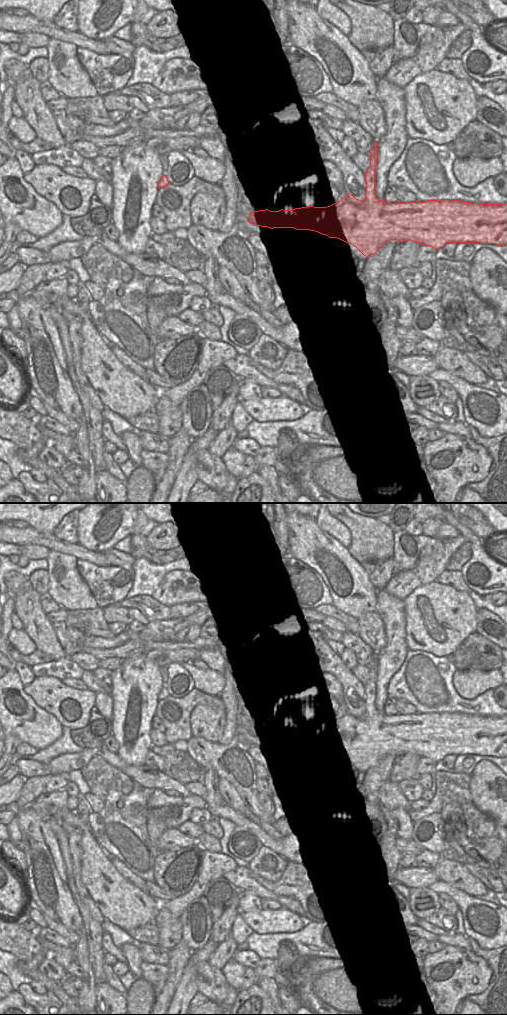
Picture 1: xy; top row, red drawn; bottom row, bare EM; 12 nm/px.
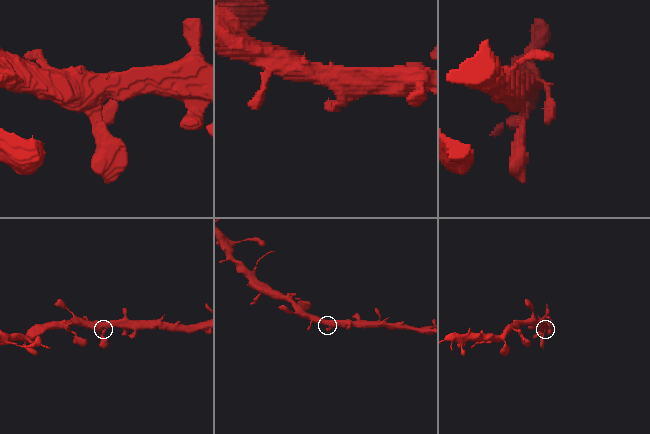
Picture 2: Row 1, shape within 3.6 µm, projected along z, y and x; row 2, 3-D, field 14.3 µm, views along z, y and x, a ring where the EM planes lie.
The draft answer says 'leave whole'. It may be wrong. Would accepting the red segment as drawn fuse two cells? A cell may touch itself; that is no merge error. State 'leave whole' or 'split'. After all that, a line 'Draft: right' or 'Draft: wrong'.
leave whole
Draft: right

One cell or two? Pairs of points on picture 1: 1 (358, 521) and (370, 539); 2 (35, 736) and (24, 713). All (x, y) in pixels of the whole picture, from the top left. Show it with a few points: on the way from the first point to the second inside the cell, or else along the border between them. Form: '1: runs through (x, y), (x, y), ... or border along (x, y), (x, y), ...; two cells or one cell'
1: runs through (359, 525), (368, 535); one cell
2: runs through (35, 730), (25, 719); one cell

